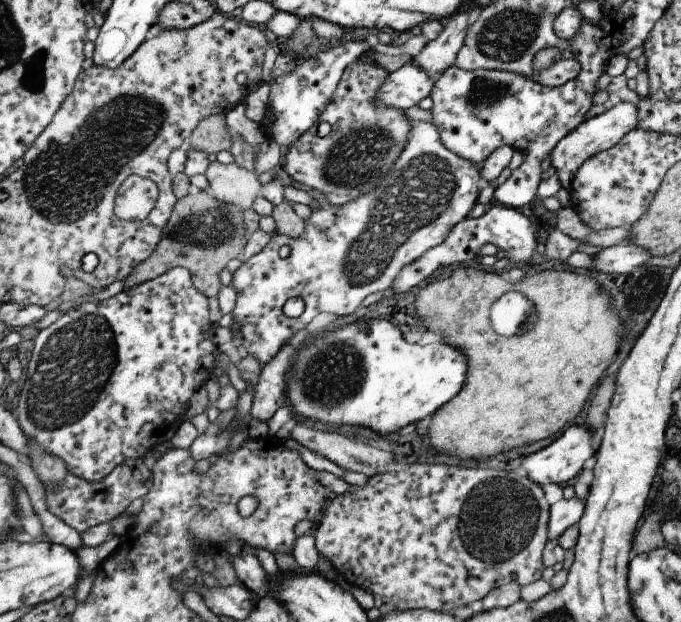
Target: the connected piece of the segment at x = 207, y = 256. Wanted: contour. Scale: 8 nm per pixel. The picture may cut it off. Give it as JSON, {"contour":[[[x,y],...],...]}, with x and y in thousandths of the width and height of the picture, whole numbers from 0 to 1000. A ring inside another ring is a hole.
{"contour":[[[285,305],[260,320],[239,378],[226,405],[210,418],[184,447],[185,461],[203,460],[223,450],[241,436],[256,429],[270,429],[282,442],[288,466],[304,479],[319,479],[323,455],[323,436],[341,415],[349,415],[364,389],[367,375],[361,370],[357,339],[349,330],[320,322],[305,307]]]}

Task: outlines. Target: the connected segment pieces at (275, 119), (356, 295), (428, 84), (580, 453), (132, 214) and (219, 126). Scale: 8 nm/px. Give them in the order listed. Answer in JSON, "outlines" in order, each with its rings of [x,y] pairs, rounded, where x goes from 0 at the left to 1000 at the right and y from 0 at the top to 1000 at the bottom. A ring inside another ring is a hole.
{"outlines":[[[[501,64],[498,74],[488,74],[485,80],[476,80],[463,92],[445,96],[429,106],[426,116],[401,127],[395,151],[396,177],[386,195],[395,211],[395,222],[405,225],[420,241],[426,228],[455,209],[470,182],[482,170],[482,162],[488,158],[510,106],[529,93],[537,80],[543,80],[537,66]]],[[[606,195],[587,251],[583,251],[567,283],[543,309],[529,310],[529,315],[508,328],[485,331],[479,318],[471,318],[458,304],[452,312],[468,323],[470,333],[467,338],[457,336],[448,354],[446,373],[438,383],[398,375],[391,395],[341,439],[338,457],[348,473],[339,502],[341,518],[351,523],[357,569],[373,572],[386,590],[467,505],[488,502],[493,508],[511,508],[530,492],[537,476],[548,469],[570,471],[595,424],[602,424],[630,399],[646,392],[664,367],[689,346],[700,328],[708,299],[703,273],[649,232],[634,196]],[[430,476],[442,476],[448,486],[446,502],[435,511],[426,511],[414,502],[423,479]]],[[[602,96],[584,113],[571,117],[548,158],[548,167],[558,175],[576,172],[595,178],[612,170],[620,158],[633,150],[640,127],[634,127]]],[[[858,683],[837,685],[811,714],[772,736],[767,736],[767,751],[775,756],[774,767],[793,781],[818,777],[828,783],[830,775],[837,775],[855,756],[858,743],[875,730],[869,719],[869,699],[869,691]]],[[[191,281],[169,315],[167,341],[179,354],[207,355],[223,341],[233,322],[228,293],[203,281]]],[[[330,183],[308,185],[298,190],[282,211],[273,235],[300,243],[304,249],[320,248],[326,241],[341,243],[342,222],[332,201]]]]}

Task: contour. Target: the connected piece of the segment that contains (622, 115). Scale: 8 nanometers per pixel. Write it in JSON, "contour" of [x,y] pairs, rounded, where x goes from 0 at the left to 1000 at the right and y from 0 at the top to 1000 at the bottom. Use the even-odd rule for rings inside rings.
{"contour":[[[910,166],[900,170],[883,185],[869,188],[858,195],[849,206],[836,212],[819,232],[811,240],[808,264],[814,268],[815,278],[825,301],[836,304],[840,289],[844,288],[846,278],[852,273],[853,265],[863,256],[875,251],[884,243],[891,243],[927,209],[938,203],[938,175],[937,169],[928,166]]]}

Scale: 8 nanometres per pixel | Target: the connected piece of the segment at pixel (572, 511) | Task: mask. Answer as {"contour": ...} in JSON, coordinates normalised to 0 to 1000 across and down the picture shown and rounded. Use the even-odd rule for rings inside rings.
{"contour":[[[849,799],[825,801],[806,817],[805,865],[819,868],[821,862],[840,842],[850,839],[859,818],[859,805]]]}

